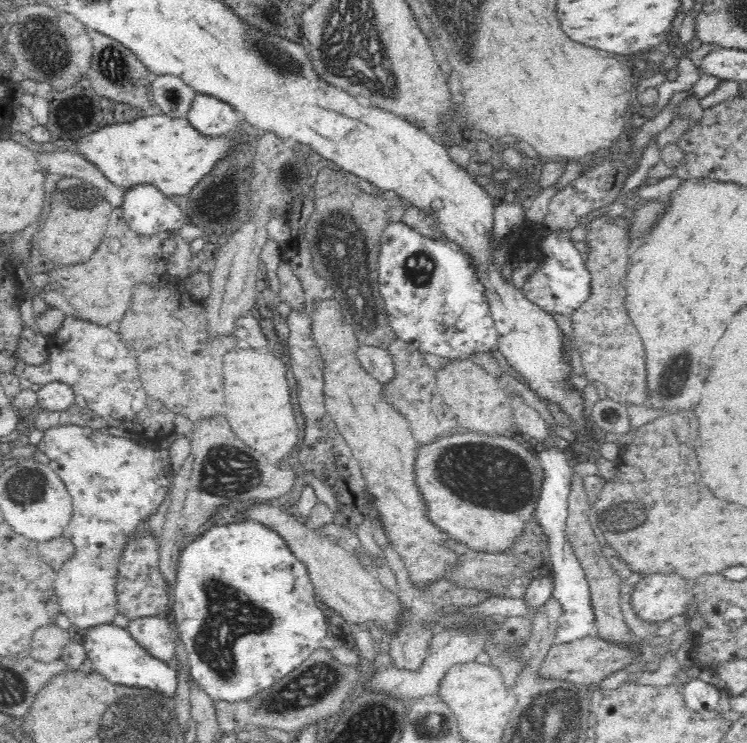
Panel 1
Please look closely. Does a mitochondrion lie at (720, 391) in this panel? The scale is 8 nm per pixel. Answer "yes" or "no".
no

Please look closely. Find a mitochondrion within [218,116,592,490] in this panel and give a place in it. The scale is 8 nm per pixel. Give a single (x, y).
(339, 236)

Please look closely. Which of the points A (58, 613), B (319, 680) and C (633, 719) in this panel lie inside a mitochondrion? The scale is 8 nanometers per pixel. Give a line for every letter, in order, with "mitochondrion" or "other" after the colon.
A: other
B: mitochondrion
C: other

